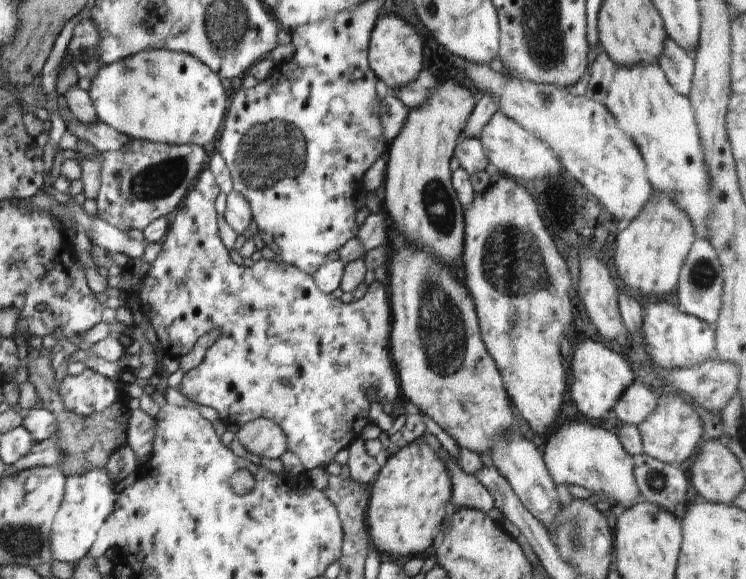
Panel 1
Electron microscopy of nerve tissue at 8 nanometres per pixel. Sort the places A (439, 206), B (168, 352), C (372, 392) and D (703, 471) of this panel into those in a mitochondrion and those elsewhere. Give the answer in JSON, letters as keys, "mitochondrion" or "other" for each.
{"A":"mitochondrion","B":"other","C":"other","D":"other"}

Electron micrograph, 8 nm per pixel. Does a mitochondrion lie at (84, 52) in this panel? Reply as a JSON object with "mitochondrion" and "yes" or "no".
{"mitochondrion":"yes"}

